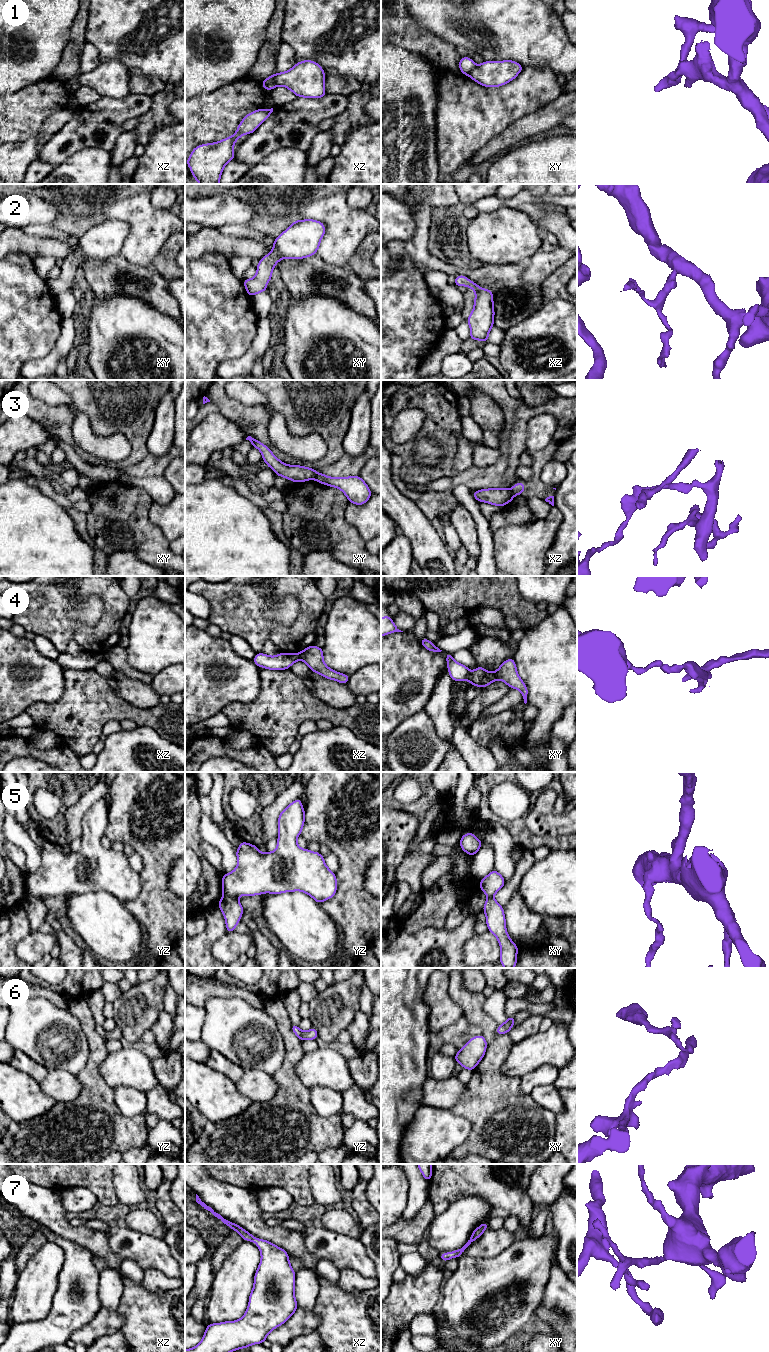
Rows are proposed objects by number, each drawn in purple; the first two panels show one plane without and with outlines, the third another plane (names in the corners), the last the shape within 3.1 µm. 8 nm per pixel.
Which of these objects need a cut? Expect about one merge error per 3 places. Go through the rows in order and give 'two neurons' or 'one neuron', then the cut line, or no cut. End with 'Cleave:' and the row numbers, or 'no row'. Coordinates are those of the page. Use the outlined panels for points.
1: two neurons; cut xz (275, 74), (275, 83), (277, 85)
2: one neuron; cut none
3: two neurons; cut xy (318, 473), (314, 478)
4: two neurons; cut xz (299, 653), (300, 659)
5: two neurons; cut yz (223, 894), (235, 898)
6: one neuron; cut none
7: one neuron; cut none
Cleave: 1, 3, 4, 5

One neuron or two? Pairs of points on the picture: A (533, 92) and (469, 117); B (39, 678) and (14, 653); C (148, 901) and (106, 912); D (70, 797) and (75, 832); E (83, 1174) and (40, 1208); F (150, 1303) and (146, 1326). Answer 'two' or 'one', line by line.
A: one
B: one
C: two
D: two
E: two
F: one

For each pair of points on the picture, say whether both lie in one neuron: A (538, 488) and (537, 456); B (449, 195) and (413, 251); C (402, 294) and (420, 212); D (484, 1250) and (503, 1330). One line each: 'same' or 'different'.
A: same
B: different
C: different
D: different

